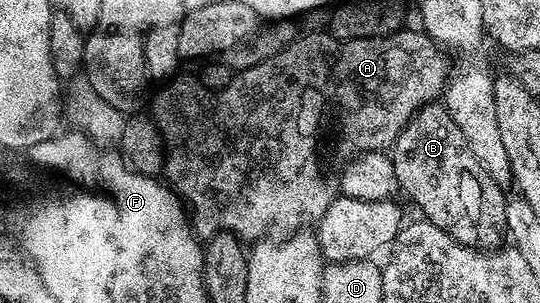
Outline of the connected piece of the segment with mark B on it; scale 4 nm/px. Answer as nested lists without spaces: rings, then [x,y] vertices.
[[[445,105],[421,106],[411,116],[393,144],[392,159],[399,191],[403,195],[406,193],[418,205],[418,210],[422,213],[419,215],[425,221],[436,224],[436,228],[448,232],[452,240],[473,250],[497,250],[503,245],[507,237],[504,220],[507,195],[503,187],[497,186],[492,176],[488,176],[488,172],[480,168],[476,156],[472,156],[472,148],[468,148],[468,140],[464,140],[464,132],[456,128],[456,120],[448,116]]]

